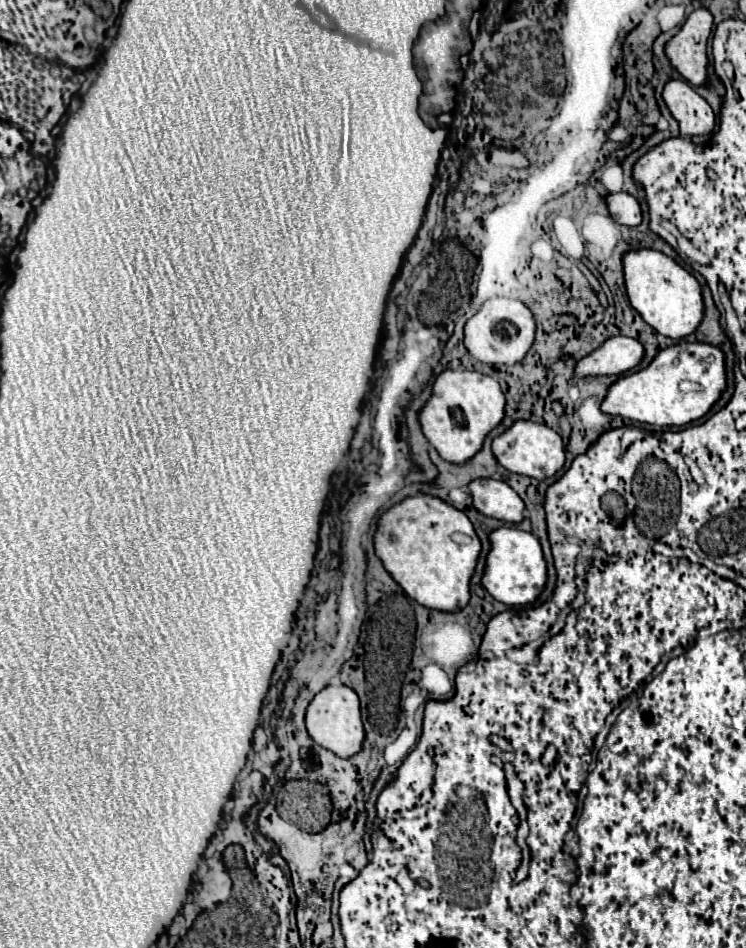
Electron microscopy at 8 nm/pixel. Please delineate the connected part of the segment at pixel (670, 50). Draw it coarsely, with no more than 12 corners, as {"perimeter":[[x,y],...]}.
{"perimeter":[[694,10],[666,44],[672,66],[692,84],[708,84],[714,22]]}

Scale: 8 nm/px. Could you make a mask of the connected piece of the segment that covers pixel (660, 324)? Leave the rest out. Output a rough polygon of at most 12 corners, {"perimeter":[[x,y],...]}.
{"perimeter":[[656,250],[624,256],[630,304],[660,334],[698,330],[698,280]]}

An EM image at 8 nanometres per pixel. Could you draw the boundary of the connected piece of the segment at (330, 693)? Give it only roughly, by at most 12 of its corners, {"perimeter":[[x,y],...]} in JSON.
{"perimeter":[[342,684],[308,706],[306,728],[340,758],[366,738],[360,700]]}

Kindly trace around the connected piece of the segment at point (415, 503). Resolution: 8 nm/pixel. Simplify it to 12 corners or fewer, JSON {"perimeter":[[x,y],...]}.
{"perimeter":[[428,494],[378,520],[374,548],[418,604],[458,612],[482,544]]}

